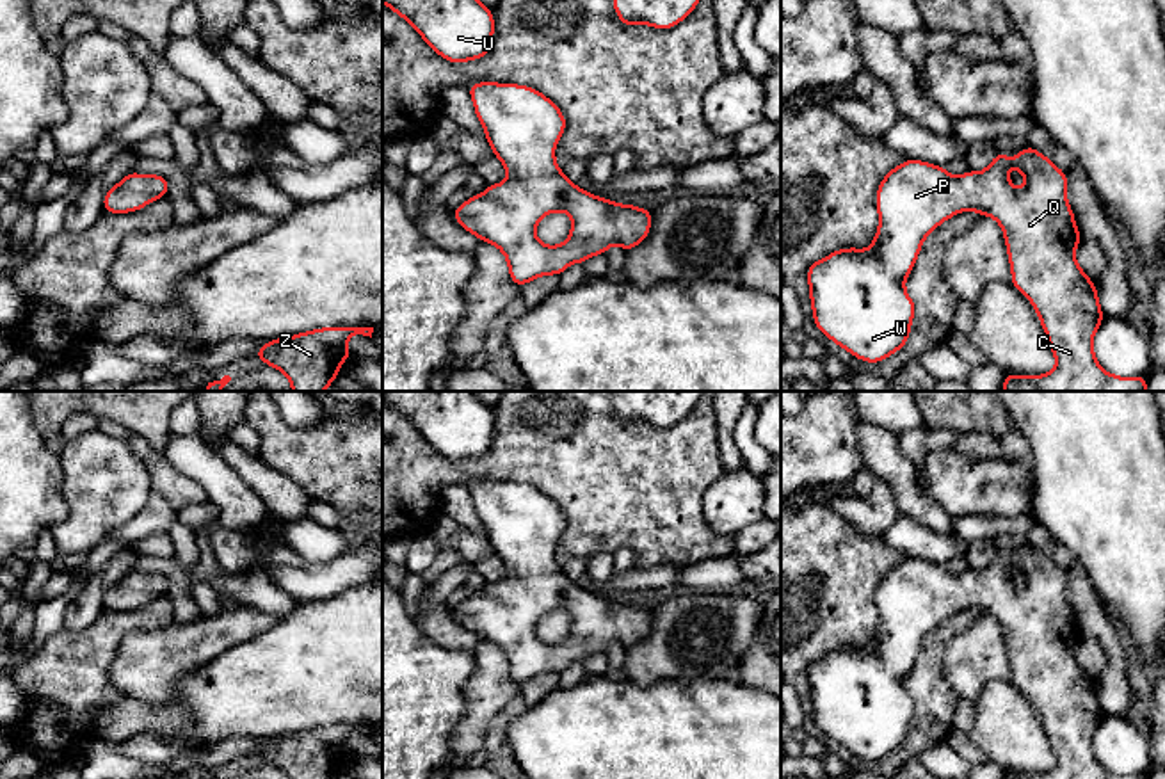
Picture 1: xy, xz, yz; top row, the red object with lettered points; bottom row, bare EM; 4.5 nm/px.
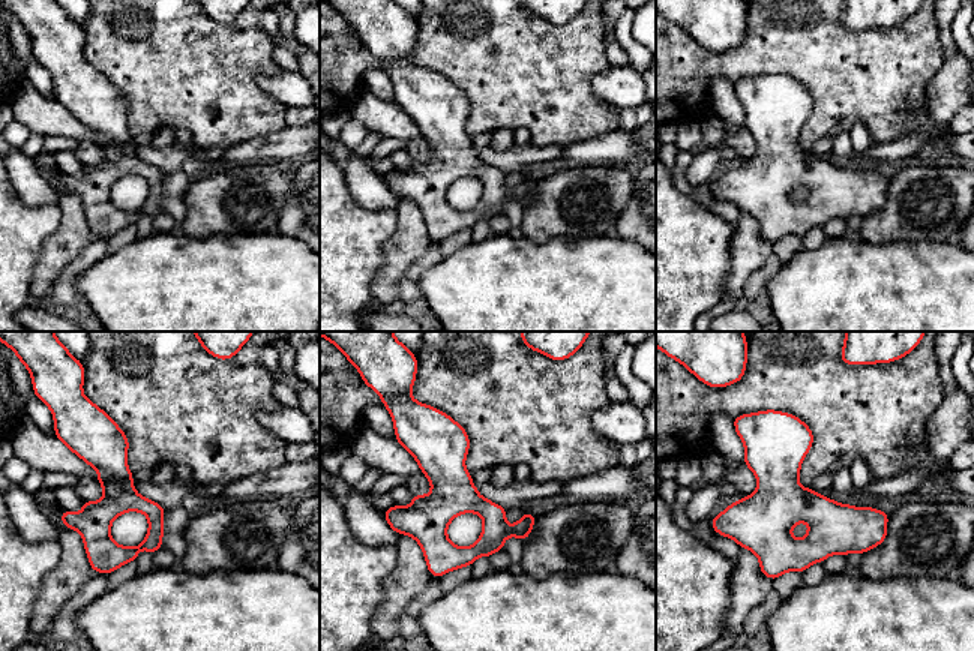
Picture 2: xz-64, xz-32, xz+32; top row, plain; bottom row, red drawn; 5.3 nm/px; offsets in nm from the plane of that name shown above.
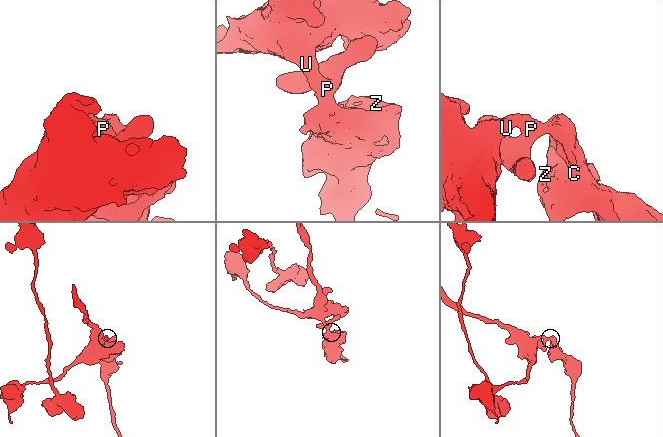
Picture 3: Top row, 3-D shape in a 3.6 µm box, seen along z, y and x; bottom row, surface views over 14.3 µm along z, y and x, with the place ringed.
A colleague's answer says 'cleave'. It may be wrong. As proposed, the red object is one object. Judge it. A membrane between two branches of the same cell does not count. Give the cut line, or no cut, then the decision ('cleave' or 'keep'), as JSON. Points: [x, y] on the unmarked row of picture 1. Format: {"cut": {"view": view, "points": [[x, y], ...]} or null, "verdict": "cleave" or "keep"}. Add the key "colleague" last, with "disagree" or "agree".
{"cut": null, "verdict": "keep", "colleague": "disagree"}

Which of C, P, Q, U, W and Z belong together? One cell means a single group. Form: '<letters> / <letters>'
C P Q U W Z

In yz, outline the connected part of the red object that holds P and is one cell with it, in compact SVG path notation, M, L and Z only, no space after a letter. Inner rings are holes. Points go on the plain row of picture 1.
M1032 544L1014 557L998 551L984 569L960 574L941 564L909 557L891 567L877 587L879 628L872 644L834 649L807 667L815 724L866 761L884 759L904 747L916 711L905 690L905 678L923 638L939 622L966 608L989 614L1001 624L1012 669L1010 681L1032 701L1057 758L1055 767L1044 774L1005 772L1005 779L1147 779L1145 774L1108 772L1094 754L1092 738L1105 715L1096 681L1074 656L1081 635L1067 599L1067 574ZM1012 564L1026 576L1021 587L1008 578Z

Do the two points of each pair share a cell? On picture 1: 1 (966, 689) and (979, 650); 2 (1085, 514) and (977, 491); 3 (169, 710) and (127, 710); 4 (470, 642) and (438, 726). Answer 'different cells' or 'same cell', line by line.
1: same cell
2: different cells
3: same cell
4: different cells

